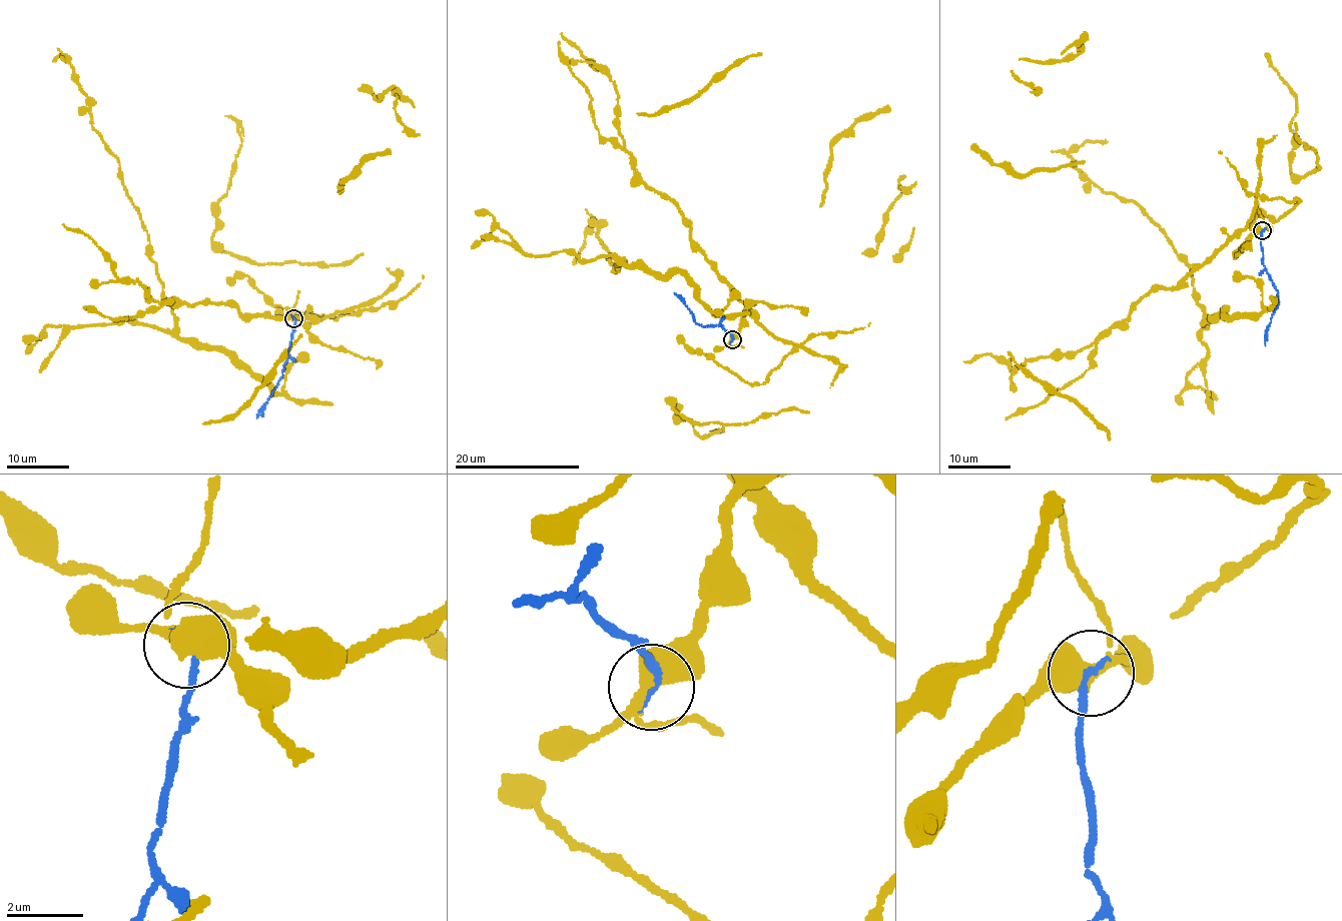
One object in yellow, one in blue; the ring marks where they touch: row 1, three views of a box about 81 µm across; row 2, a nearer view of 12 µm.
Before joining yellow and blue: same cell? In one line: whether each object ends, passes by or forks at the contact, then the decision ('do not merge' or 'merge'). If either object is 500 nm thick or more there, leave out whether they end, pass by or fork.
do not merge

